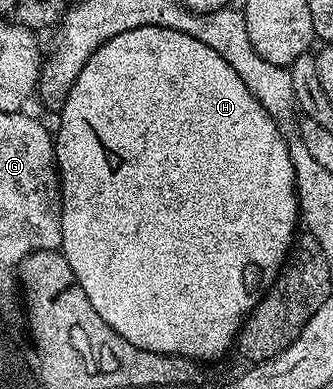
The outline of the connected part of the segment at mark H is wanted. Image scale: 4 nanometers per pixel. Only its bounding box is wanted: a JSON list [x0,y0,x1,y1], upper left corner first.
[55,27,299,363]

